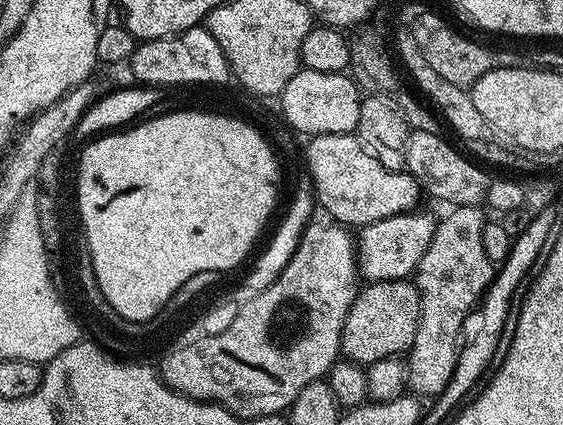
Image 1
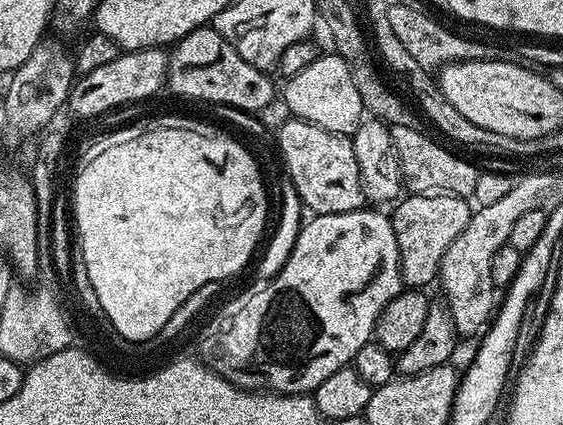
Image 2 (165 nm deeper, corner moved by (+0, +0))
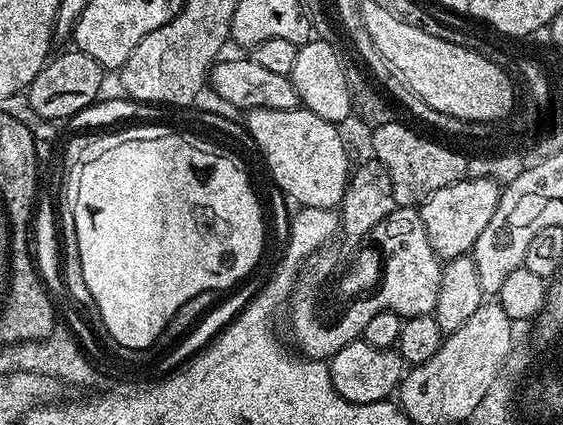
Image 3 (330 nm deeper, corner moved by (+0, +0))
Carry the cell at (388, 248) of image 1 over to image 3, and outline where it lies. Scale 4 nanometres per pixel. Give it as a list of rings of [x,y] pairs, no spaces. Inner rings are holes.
[[[465,178],[450,186],[442,186],[442,190],[434,190],[419,205],[422,226],[426,226],[426,238],[430,238],[430,246],[441,261],[447,262],[471,253],[474,242],[478,242],[478,234],[486,230],[486,222],[494,215],[500,201],[501,185],[486,178]]]

